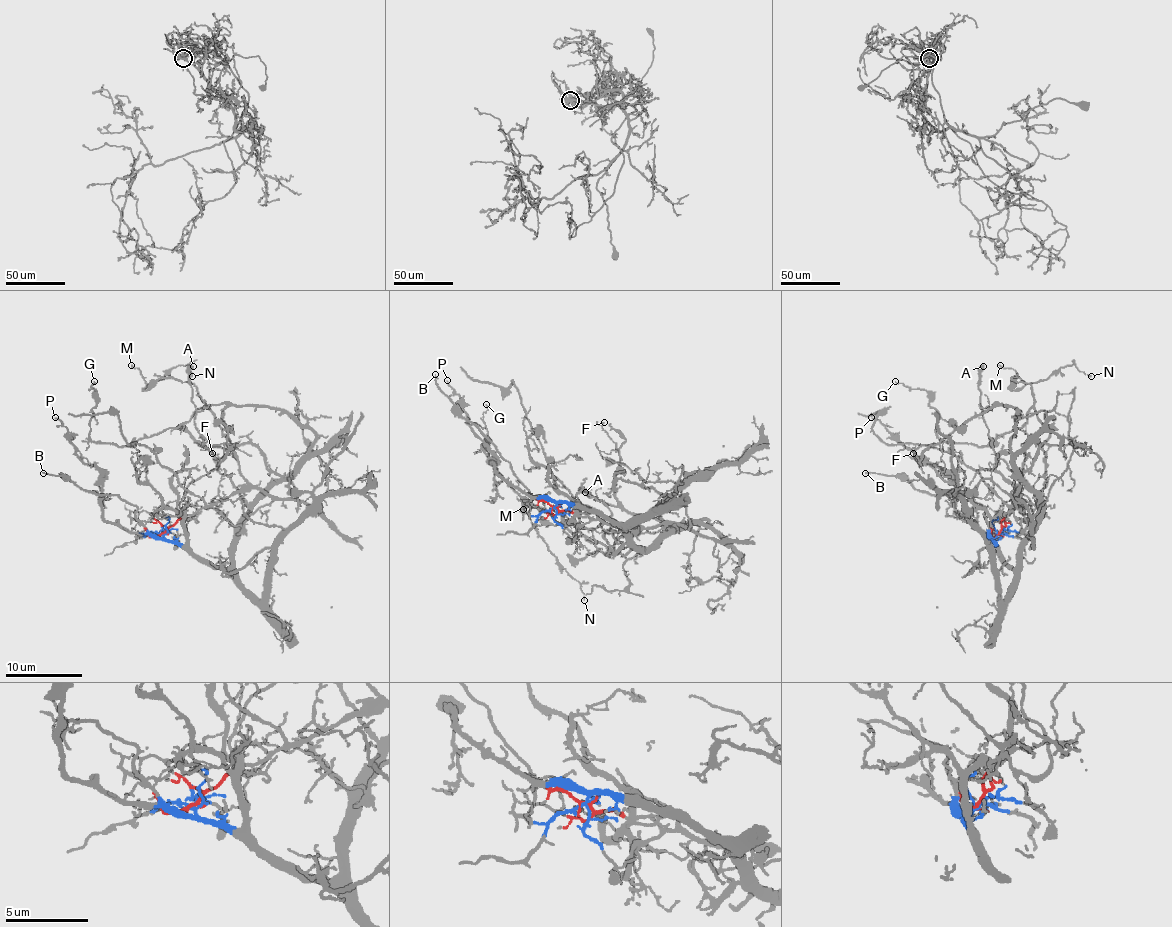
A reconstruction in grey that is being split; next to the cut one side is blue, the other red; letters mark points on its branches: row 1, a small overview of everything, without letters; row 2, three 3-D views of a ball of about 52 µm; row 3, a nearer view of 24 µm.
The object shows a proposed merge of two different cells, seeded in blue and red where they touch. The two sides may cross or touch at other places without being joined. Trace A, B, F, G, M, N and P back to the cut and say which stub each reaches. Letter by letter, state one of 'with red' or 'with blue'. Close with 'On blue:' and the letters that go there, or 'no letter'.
A: with red
B: with red
F: with blue
G: with red
M: with red
N: with red
P: with blue
On blue: F, P

